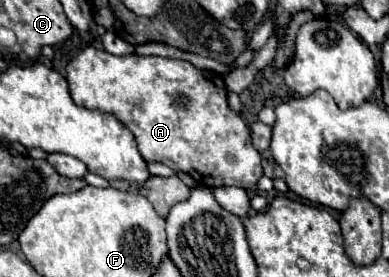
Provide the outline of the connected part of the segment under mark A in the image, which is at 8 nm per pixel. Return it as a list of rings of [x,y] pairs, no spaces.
[[[86,47],[66,67],[66,79],[70,85],[70,97],[76,105],[86,109],[98,109],[118,117],[126,125],[138,143],[138,151],[146,161],[160,161],[174,171],[186,171],[200,185],[222,187],[236,185],[254,191],[256,181],[262,177],[262,157],[252,147],[250,131],[246,123],[226,103],[224,77],[214,71],[196,69],[188,61],[168,57],[116,57],[104,49]]]

